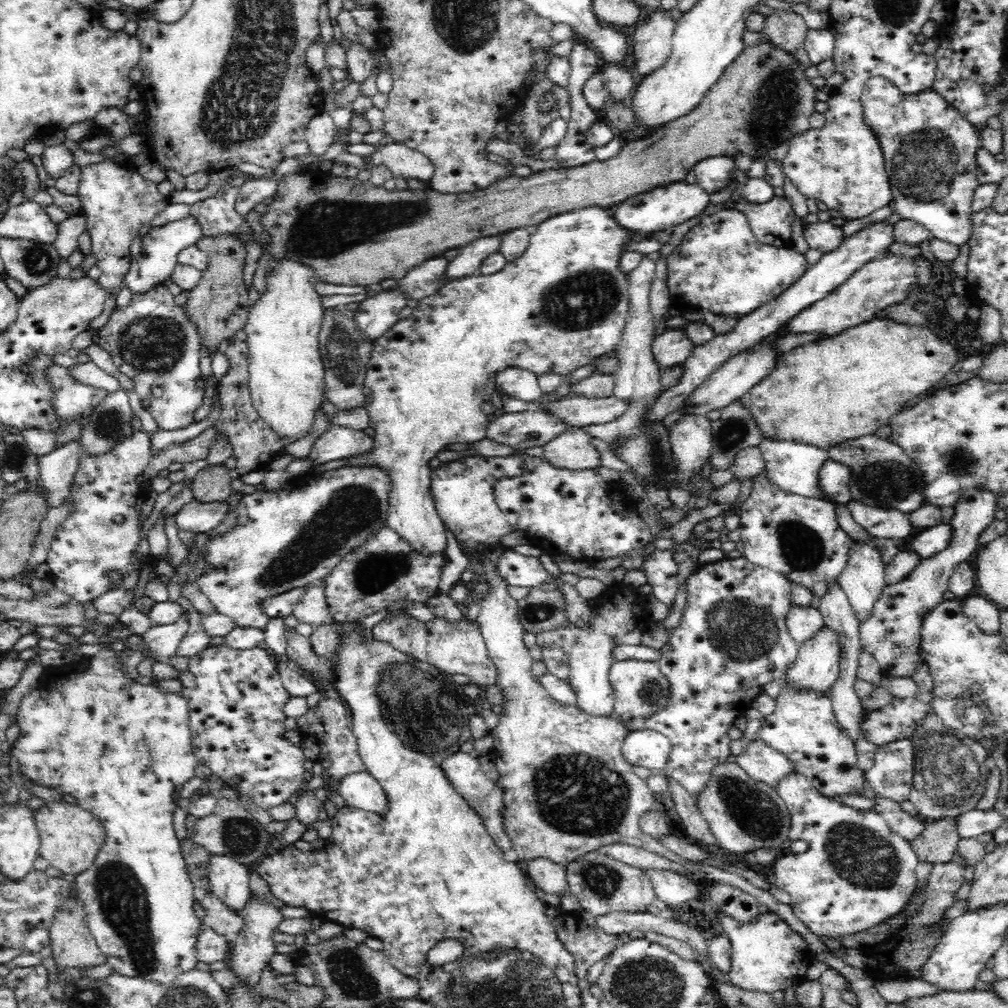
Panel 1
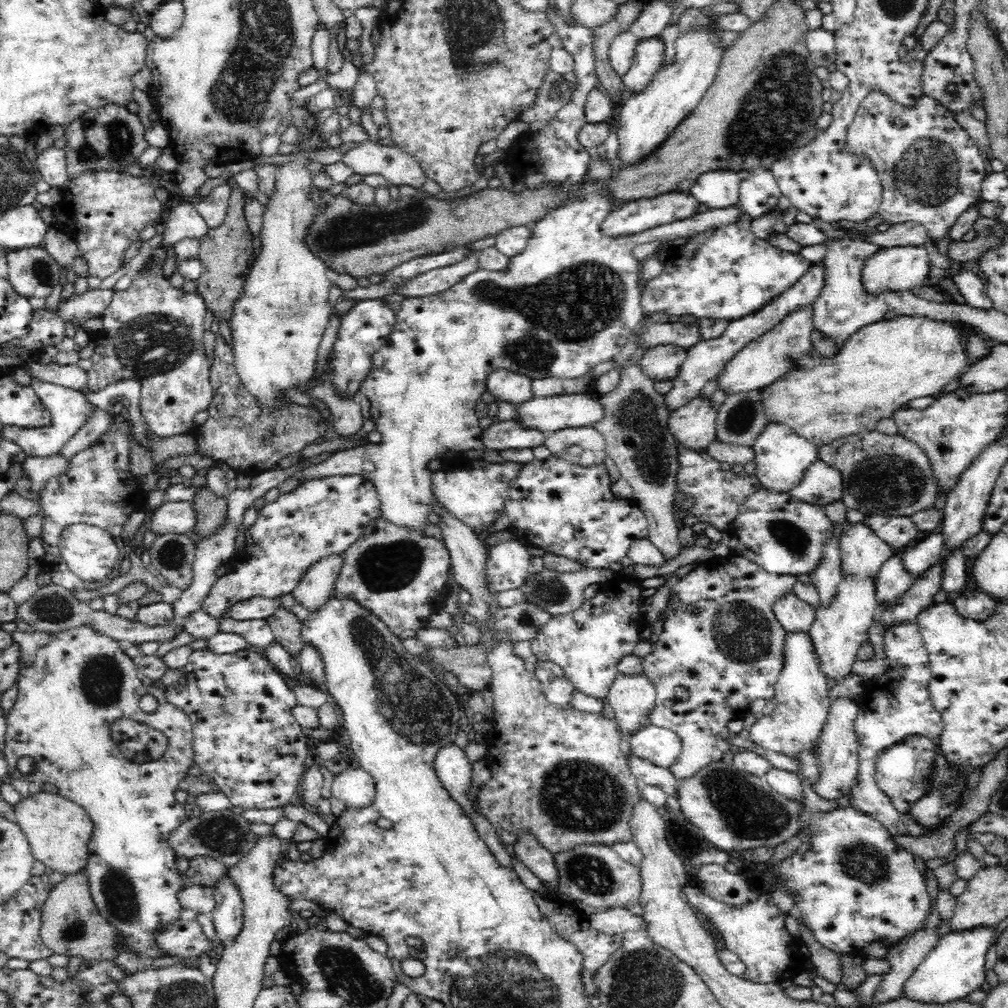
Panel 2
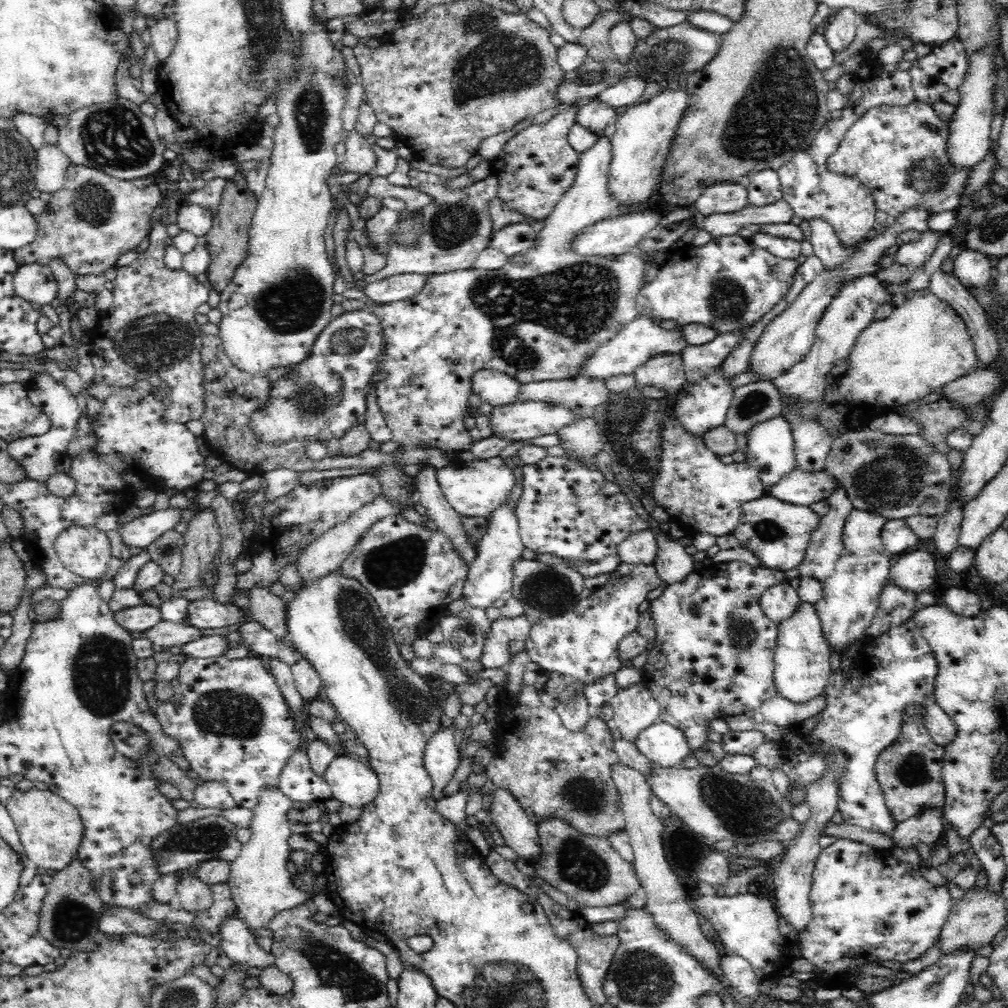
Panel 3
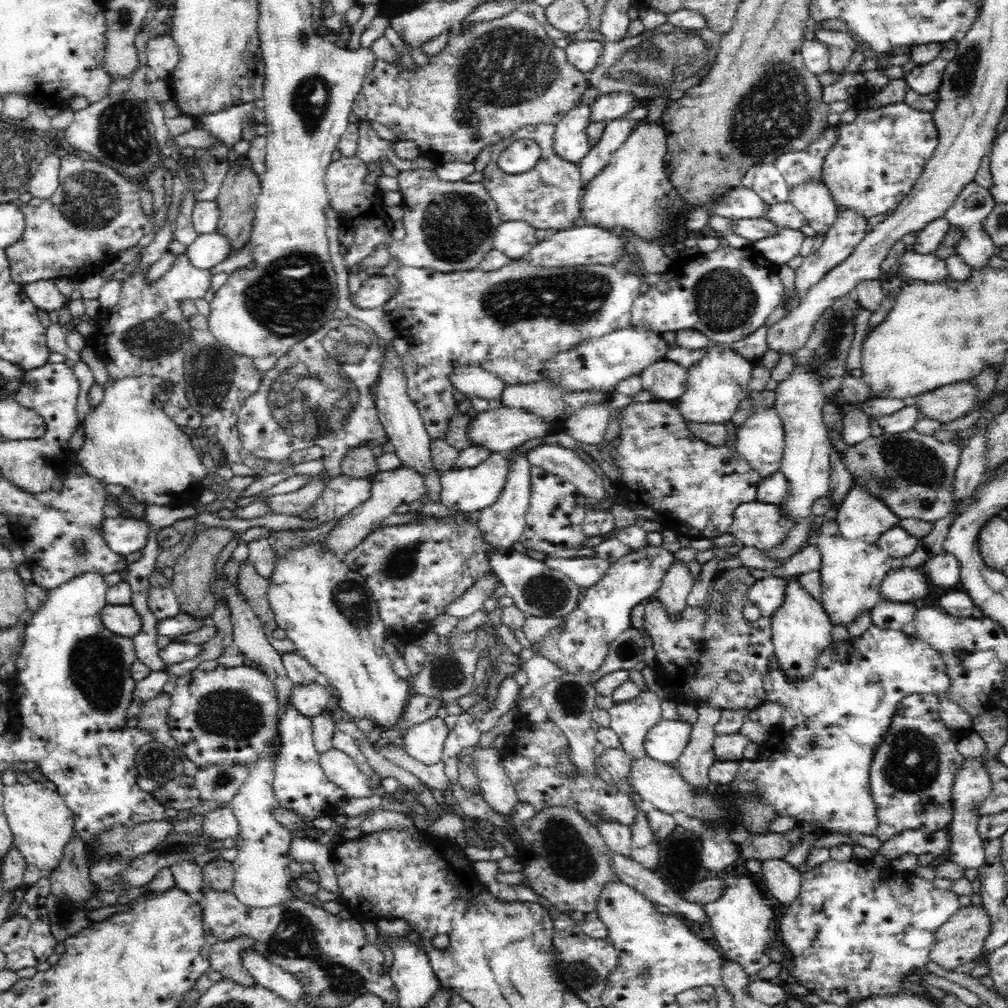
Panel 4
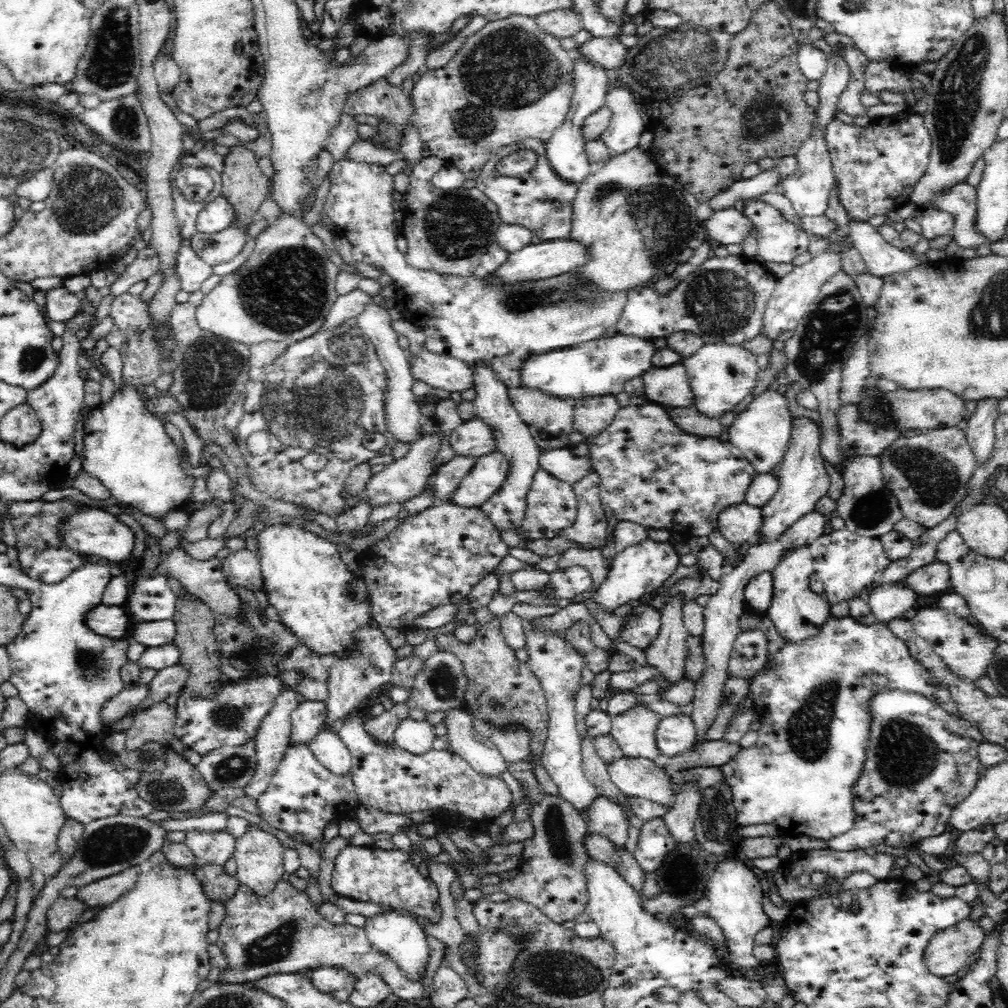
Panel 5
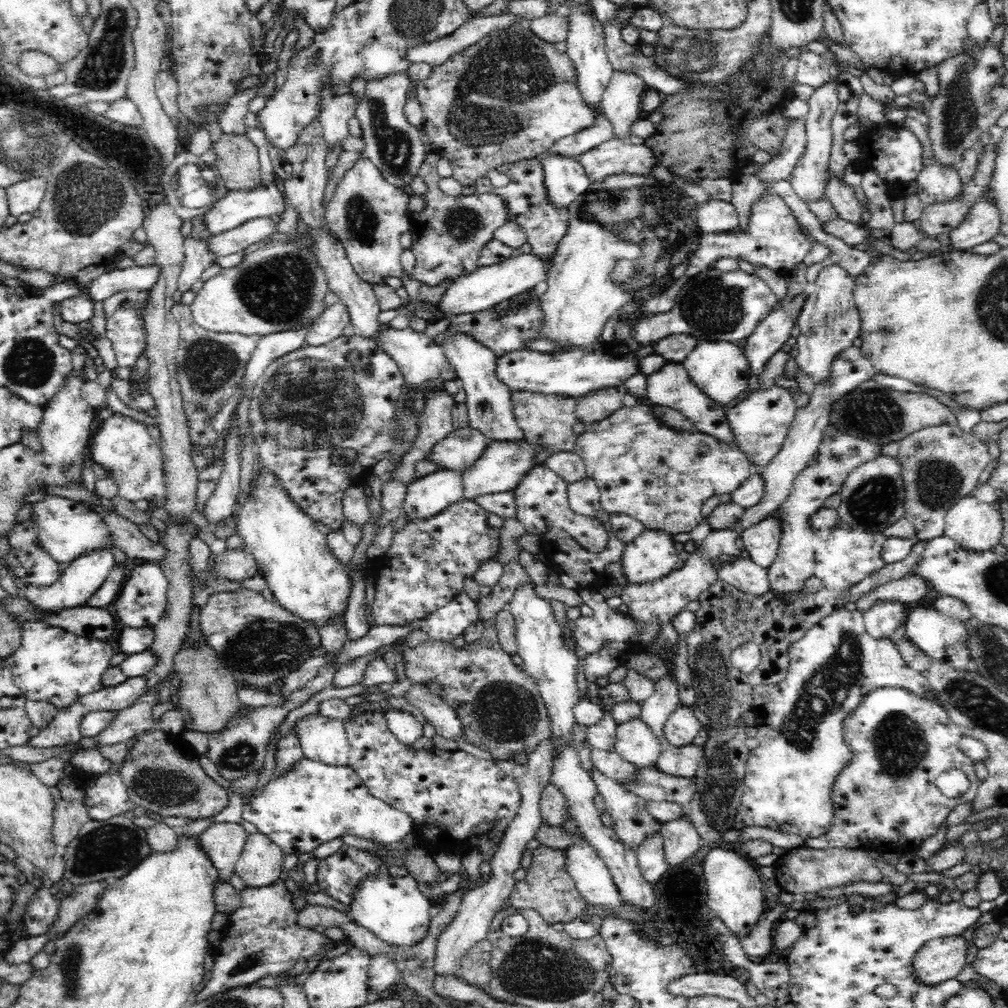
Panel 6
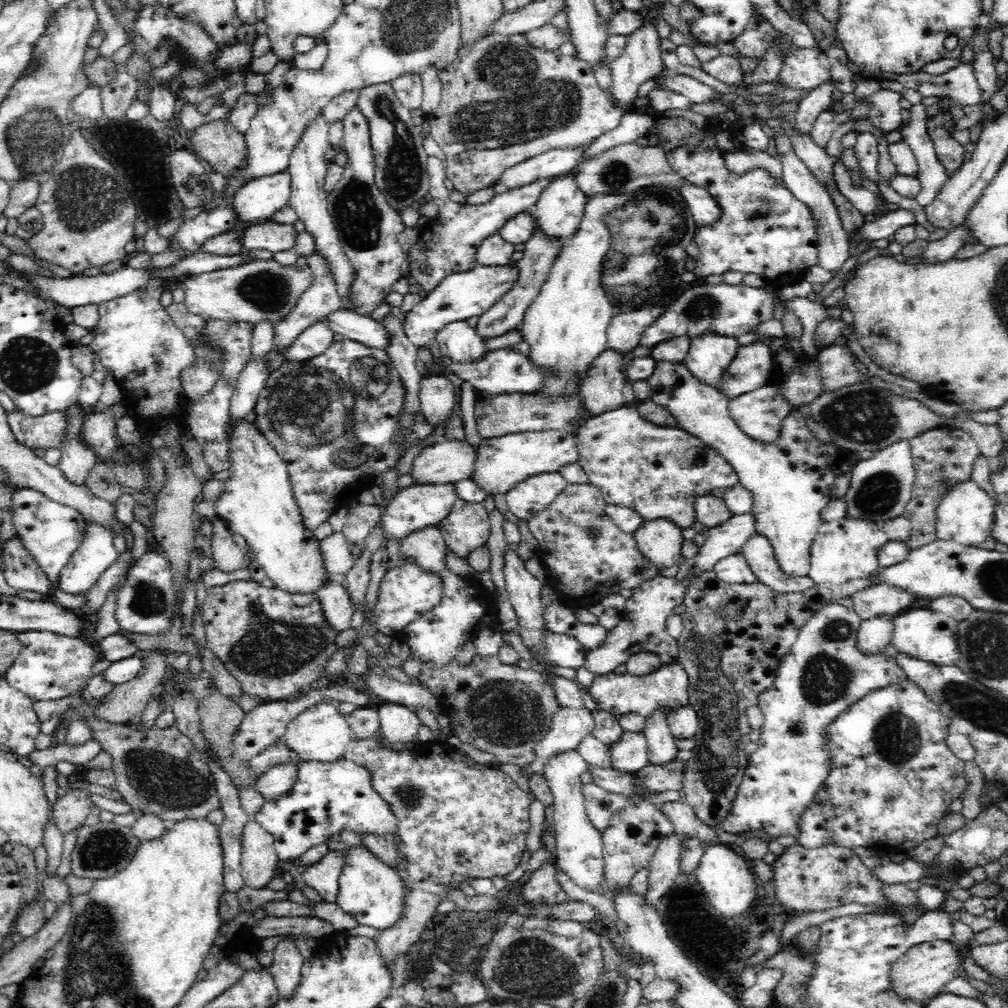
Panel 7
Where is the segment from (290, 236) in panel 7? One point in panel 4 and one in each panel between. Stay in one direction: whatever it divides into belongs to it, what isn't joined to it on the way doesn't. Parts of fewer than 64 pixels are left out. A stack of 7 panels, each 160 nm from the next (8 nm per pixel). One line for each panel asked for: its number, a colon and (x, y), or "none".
4: (207, 250)
5: (221, 247)
6: (233, 241)

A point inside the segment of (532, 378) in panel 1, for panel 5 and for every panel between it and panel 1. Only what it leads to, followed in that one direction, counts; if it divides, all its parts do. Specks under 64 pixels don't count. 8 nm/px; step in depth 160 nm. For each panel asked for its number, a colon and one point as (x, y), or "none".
2: (515, 388)
3: (496, 388)
4: (473, 381)
5: (441, 371)

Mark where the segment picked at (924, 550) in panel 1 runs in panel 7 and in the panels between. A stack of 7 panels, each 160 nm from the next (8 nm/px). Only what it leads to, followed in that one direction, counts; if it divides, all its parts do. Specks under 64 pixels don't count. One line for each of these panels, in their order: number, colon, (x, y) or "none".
2: (924, 553)
3: (915, 571)
4: (902, 584)
5: (889, 601)
6: (884, 616)
7: (873, 635)

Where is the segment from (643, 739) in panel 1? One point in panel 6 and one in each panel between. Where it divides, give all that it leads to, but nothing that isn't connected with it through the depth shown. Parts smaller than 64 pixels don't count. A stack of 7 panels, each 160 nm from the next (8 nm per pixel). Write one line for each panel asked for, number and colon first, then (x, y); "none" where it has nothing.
2: (660, 746)
3: (666, 746)
4: (665, 742)
5: (675, 734)
6: (682, 726)

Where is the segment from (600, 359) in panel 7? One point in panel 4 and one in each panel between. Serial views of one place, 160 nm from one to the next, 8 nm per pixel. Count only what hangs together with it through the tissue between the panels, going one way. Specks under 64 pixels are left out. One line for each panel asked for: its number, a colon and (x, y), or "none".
4: (588, 425)
5: (592, 415)
6: (593, 407)

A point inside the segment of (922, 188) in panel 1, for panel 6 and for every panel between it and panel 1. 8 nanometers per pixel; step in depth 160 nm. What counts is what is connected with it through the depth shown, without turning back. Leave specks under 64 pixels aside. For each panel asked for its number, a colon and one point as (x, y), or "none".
2: (931, 170)
3: (900, 152)
4: (878, 157)
5: (876, 166)
6: (895, 154)

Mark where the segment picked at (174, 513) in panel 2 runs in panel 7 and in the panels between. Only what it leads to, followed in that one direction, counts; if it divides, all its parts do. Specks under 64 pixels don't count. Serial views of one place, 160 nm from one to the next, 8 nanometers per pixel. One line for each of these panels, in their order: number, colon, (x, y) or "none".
3: (142, 531)
4: (124, 535)
5: (92, 531)
6: (65, 528)
7: (50, 531)

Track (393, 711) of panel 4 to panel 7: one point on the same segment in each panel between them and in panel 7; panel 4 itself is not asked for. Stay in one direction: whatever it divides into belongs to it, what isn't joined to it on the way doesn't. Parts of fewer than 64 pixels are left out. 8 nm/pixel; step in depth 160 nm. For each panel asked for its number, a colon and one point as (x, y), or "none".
5: (323, 603)
6: (305, 577)
7: (258, 505)

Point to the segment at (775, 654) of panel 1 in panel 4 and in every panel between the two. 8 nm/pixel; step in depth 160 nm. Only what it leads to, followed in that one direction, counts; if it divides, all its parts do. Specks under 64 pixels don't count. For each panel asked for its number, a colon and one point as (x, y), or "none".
2: (731, 653)
3: (720, 662)
4: (700, 658)

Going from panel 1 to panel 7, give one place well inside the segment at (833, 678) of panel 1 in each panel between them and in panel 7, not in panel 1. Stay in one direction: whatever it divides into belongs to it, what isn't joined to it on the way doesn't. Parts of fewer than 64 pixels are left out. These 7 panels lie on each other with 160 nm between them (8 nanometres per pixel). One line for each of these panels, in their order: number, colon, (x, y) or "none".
2: (839, 628)
3: (850, 599)
4: (851, 571)
5: (846, 563)
6: (843, 557)
7: (843, 550)

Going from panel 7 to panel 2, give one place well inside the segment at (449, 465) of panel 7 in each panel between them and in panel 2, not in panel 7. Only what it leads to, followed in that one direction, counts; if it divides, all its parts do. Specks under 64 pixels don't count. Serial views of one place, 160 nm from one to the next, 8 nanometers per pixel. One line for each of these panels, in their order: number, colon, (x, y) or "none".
2: (548, 414)
3: (518, 421)
4: (501, 430)
5: (476, 438)
6: (463, 446)

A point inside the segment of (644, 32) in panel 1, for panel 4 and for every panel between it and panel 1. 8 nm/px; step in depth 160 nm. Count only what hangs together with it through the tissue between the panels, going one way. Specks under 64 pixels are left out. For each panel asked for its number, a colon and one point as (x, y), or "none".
2: (648, 56)
3: (629, 90)
4: (607, 107)

